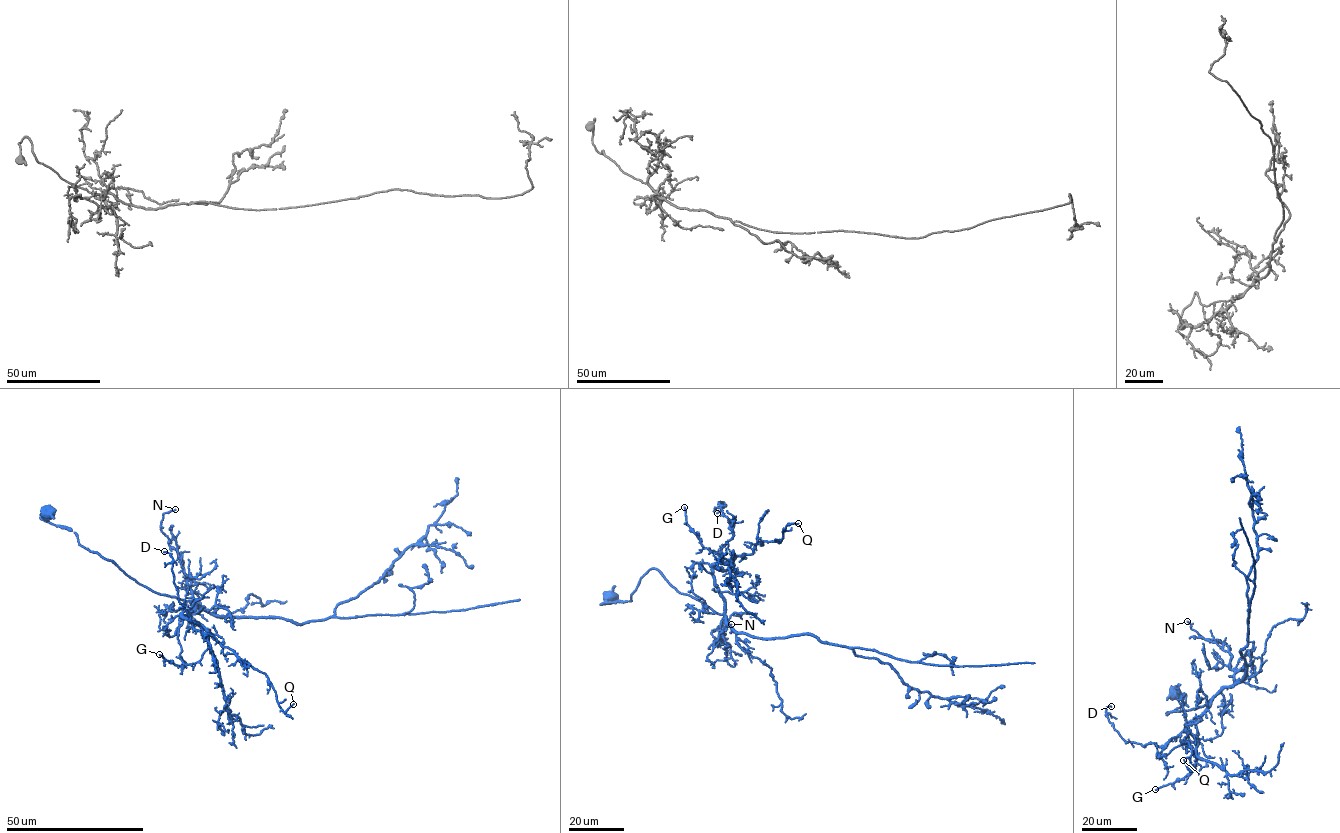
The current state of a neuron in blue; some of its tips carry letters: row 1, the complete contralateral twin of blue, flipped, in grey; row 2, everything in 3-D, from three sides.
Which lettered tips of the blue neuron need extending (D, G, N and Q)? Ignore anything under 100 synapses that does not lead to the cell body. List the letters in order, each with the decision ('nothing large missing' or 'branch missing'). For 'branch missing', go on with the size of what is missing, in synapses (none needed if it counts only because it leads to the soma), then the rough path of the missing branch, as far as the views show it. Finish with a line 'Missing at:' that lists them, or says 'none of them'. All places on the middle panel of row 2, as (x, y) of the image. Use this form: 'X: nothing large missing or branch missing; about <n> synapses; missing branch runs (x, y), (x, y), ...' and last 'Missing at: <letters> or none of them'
D: nothing large missing
G: nothing large missing
N: nothing large missing
Q: nothing large missing
Missing at: none of them

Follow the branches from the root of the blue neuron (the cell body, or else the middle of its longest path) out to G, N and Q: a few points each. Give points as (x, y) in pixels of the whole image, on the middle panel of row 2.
G: (608, 598), (630, 601), (653, 568), (724, 614), (712, 567), (732, 560), (702, 547), (684, 507)
N: (608, 598), (630, 601), (656, 569), (724, 615), (722, 644), (714, 643), (712, 630), (731, 624)
Q: (608, 598), (630, 601), (653, 568), (724, 614), (713, 566), (781, 541), (798, 523)

